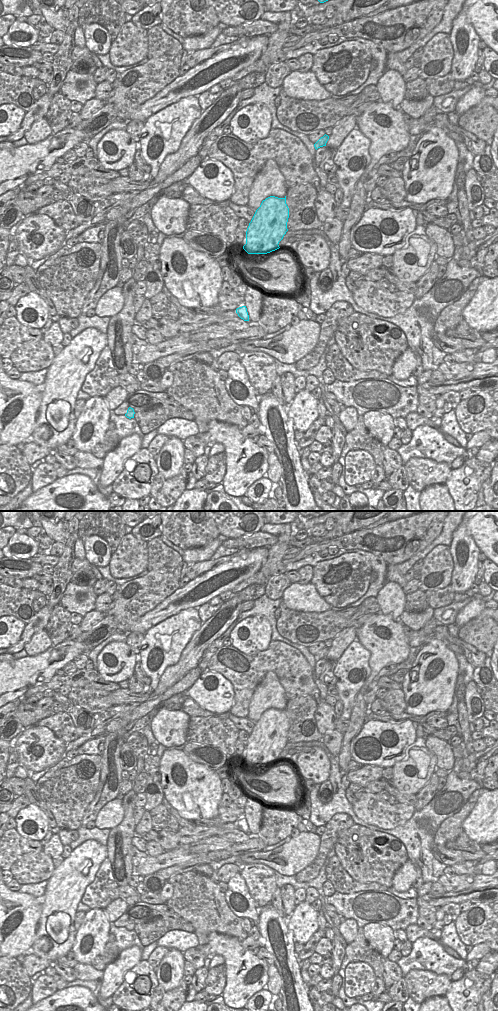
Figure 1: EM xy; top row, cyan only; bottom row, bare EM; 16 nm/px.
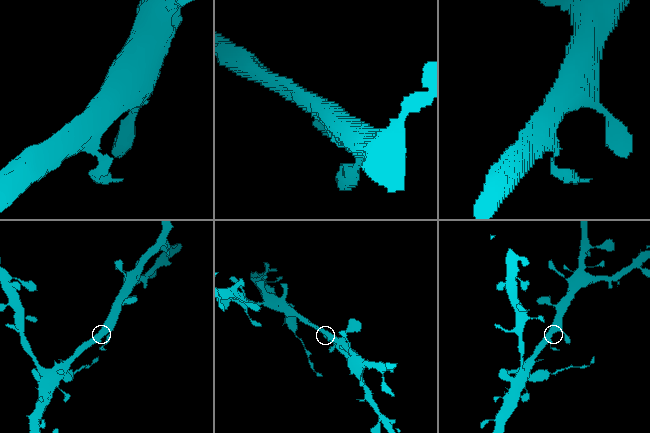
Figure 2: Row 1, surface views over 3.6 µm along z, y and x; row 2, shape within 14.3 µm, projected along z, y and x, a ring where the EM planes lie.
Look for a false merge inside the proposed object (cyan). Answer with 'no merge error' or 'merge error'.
merge error

